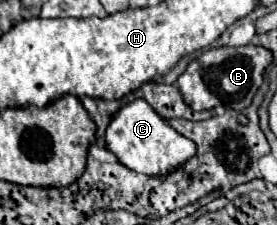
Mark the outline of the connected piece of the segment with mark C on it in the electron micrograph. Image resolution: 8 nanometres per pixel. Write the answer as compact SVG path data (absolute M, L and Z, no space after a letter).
M135 100L113 116L107 128L107 148L123 166L147 176L167 176L197 152L195 142L173 130L145 100Z

